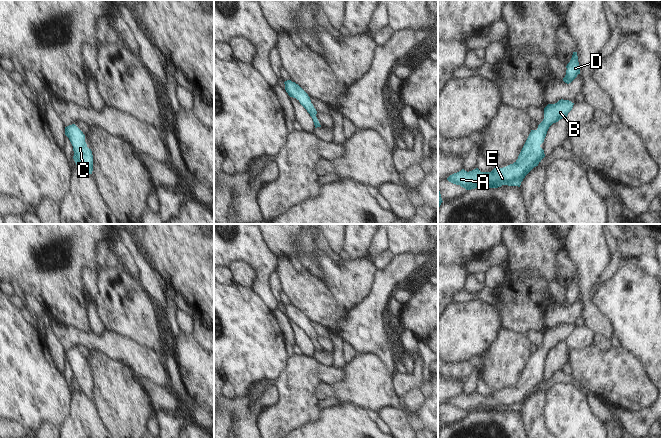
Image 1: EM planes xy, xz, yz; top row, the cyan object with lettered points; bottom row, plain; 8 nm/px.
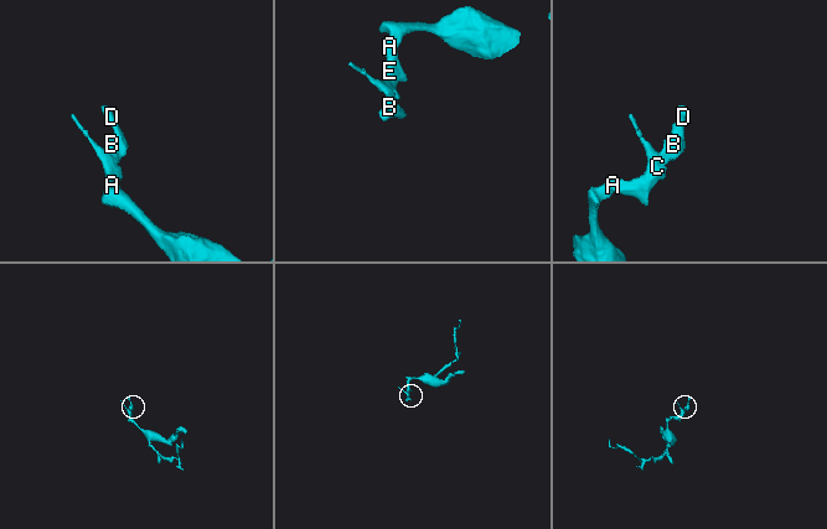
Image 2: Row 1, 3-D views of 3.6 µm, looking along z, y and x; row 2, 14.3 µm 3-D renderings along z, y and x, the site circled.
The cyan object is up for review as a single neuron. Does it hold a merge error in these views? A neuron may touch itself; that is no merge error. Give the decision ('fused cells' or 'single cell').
single cell

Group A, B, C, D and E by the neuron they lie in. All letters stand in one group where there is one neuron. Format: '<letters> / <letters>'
A B C D E

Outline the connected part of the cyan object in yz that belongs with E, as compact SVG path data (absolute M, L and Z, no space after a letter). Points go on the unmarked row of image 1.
M559 324L544 332L544 343L536 354L531 354L518 383L503 392L494 392L491 396L481 396L478 392L472 395L461 395L450 399L447 404L460 409L466 414L475 412L498 412L502 409L518 410L525 400L545 381L540 369L544 366L549 351L560 343L567 341L574 327L569 324Z

